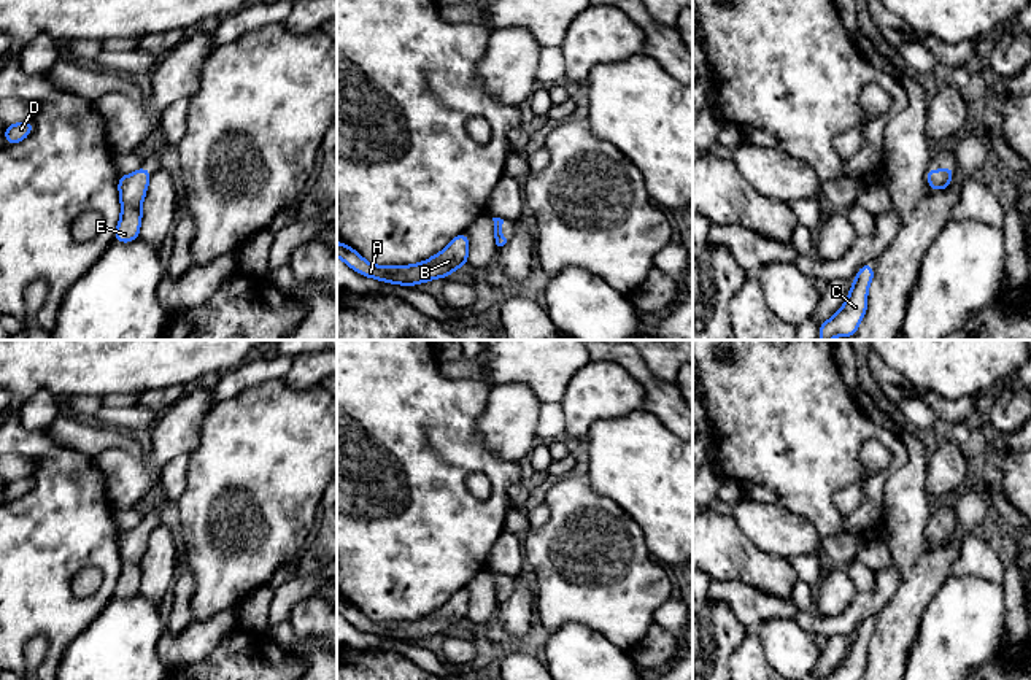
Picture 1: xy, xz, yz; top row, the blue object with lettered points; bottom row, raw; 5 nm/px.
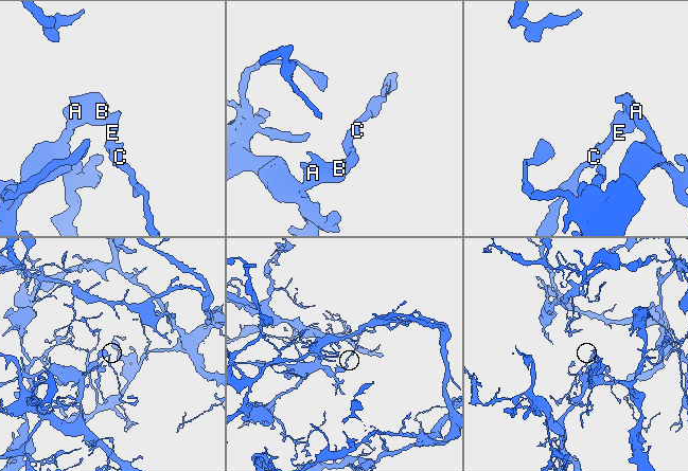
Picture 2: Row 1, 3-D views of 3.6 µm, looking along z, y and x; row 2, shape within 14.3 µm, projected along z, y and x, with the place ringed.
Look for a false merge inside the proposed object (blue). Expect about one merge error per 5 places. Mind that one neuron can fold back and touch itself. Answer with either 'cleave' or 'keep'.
keep

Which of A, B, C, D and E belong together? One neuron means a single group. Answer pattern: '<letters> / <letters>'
A B C D E

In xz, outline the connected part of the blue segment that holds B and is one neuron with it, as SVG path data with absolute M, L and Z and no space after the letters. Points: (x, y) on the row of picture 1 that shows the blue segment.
M467 232L456 235L445 249L415 265L372 265L356 249L342 241L337 241L337 256L354 272L367 278L402 286L415 286L434 278L448 280L453 270L465 267L469 235Z

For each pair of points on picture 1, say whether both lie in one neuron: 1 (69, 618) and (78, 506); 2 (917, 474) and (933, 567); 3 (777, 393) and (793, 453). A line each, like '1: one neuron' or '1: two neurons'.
1: one neuron
2: one neuron
3: one neuron

